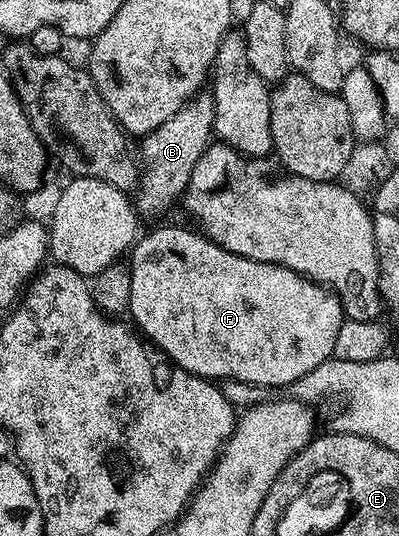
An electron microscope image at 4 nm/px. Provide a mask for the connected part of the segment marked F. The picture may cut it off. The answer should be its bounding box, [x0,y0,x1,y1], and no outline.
[127,226,346,388]

